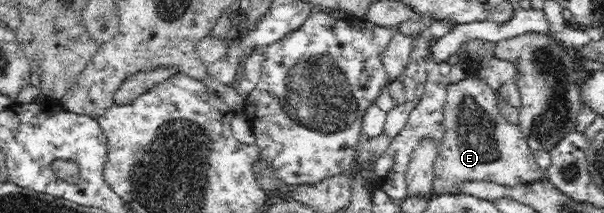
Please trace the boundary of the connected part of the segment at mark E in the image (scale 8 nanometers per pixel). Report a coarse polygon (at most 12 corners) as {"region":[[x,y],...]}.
{"region":[[448,85],[433,191],[545,179],[498,92]]}

